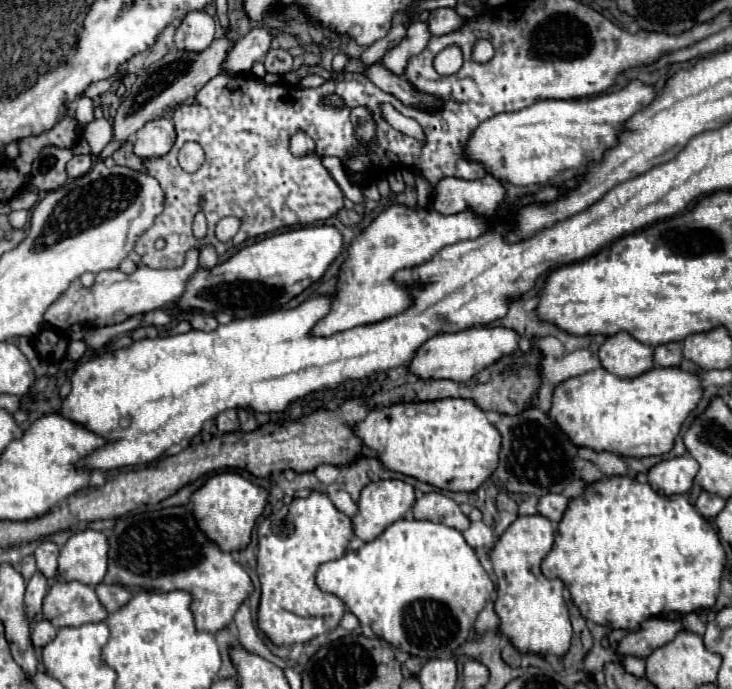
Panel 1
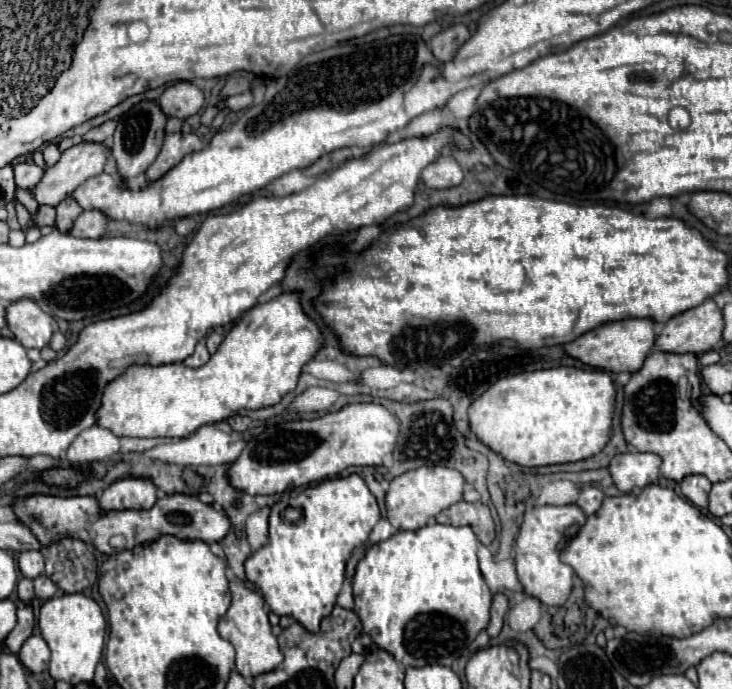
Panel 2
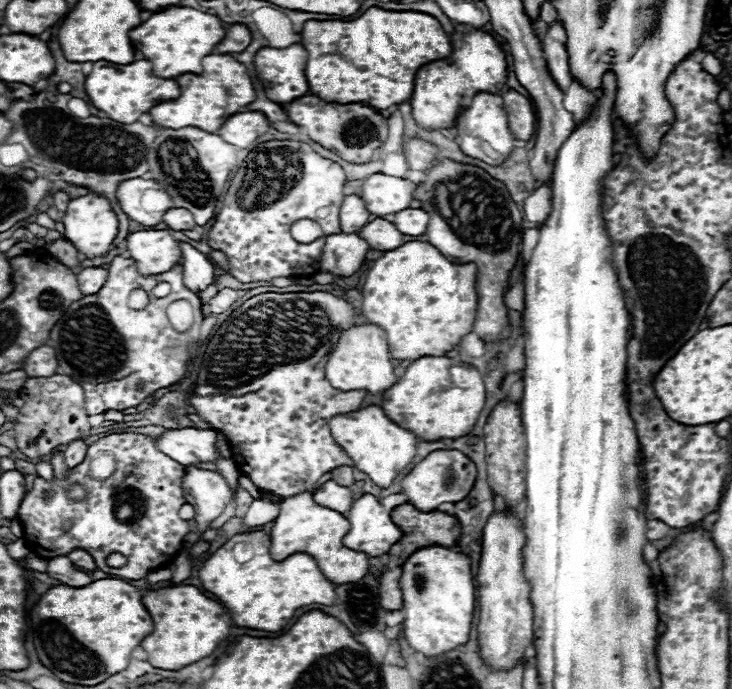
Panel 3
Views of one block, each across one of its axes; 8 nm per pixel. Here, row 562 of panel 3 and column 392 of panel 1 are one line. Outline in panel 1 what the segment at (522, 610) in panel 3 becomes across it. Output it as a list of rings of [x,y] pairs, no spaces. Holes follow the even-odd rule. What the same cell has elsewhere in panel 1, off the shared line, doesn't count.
[[[378,480],[370,482],[358,500],[358,514],[352,518],[354,534],[370,542],[384,528],[400,518],[414,506],[414,486],[404,480]]]

